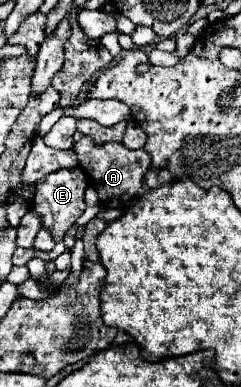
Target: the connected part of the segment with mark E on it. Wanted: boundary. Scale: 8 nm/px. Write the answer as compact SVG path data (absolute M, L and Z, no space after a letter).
M62 168L58 172L52 172L50 176L44 176L38 180L36 184L36 192L34 198L30 200L30 208L40 212L40 220L42 220L42 228L46 228L54 242L60 242L66 234L66 230L70 226L74 226L74 222L82 216L86 204L84 204L84 192L86 192L88 180L86 174L82 172L82 168Z

